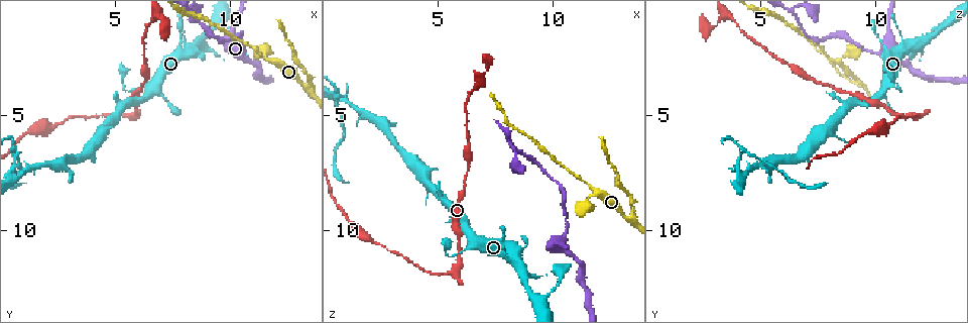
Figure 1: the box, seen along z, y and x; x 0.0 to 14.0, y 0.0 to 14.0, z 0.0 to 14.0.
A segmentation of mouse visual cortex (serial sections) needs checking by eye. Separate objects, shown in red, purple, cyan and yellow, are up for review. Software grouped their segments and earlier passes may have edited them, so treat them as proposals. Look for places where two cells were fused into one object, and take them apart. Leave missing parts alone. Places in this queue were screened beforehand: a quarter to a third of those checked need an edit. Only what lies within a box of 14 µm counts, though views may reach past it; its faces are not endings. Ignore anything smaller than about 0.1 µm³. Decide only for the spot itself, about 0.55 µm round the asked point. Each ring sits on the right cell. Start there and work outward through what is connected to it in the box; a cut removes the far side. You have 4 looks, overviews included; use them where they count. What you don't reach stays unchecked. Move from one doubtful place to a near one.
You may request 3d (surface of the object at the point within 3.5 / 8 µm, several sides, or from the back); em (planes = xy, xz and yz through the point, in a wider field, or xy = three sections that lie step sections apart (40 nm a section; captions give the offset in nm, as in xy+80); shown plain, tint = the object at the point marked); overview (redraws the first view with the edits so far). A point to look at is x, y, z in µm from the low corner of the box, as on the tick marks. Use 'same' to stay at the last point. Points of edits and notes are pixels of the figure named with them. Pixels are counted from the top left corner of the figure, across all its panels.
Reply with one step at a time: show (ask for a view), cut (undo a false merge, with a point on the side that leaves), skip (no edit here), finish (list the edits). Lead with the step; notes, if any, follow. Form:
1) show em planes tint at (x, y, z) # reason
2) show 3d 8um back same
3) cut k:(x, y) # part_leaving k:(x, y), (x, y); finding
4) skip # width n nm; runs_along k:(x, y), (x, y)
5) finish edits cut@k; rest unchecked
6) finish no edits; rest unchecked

show 3d 3.5um at (11.6, 2.4, 8.6) # thick turns thin

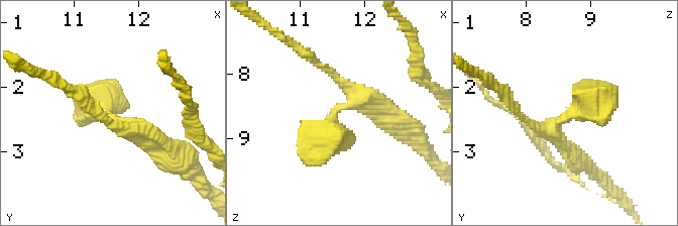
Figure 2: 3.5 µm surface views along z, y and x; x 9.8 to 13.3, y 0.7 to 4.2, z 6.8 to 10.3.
show em planes tint at (11.55, 2.50, 8.60)

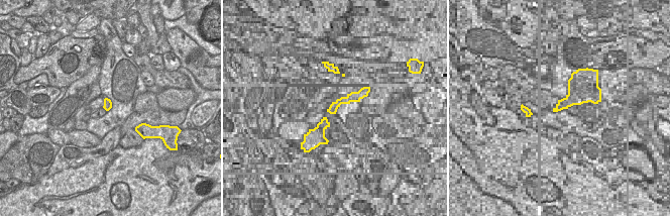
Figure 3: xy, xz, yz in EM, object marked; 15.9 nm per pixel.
skip # runs_along 2:(161, 148), (81, 93); continuous, no second cell

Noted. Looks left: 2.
show 3d 3.5um at (13.4, 3.8, 9.4)

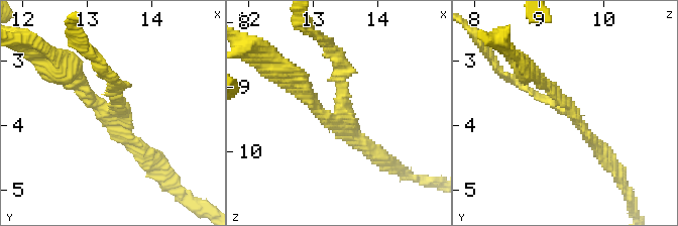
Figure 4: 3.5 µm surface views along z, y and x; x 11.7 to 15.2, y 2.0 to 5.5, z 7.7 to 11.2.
show em planes tint at (13.30, 3.80, 9.45) # shape alone is not enough

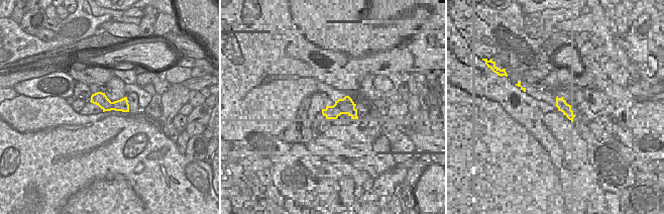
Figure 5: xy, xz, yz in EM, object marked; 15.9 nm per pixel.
cut 4:(341, 80) # width 220 nm; part_leaving 4:(340, 114), (343, 65), (321, 39); two cells meet here

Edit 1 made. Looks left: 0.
finish edits cut@4; rest unchecked

